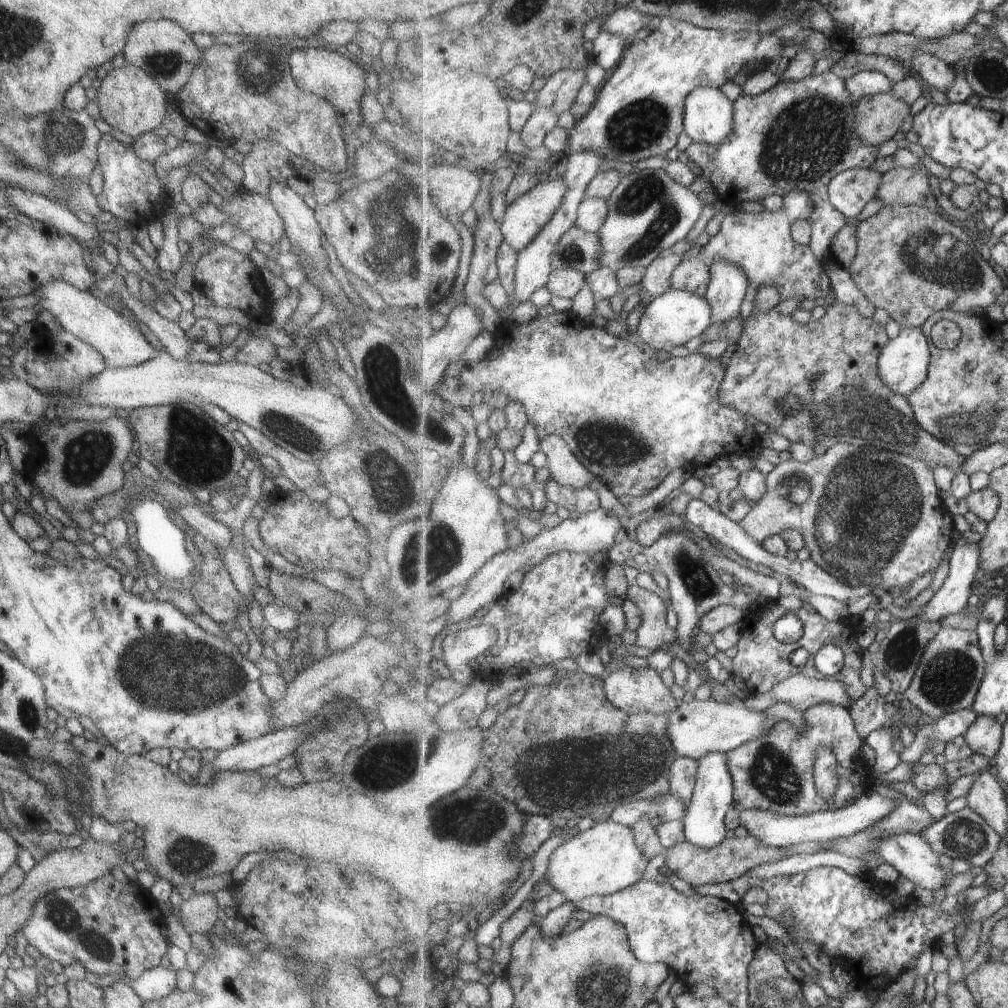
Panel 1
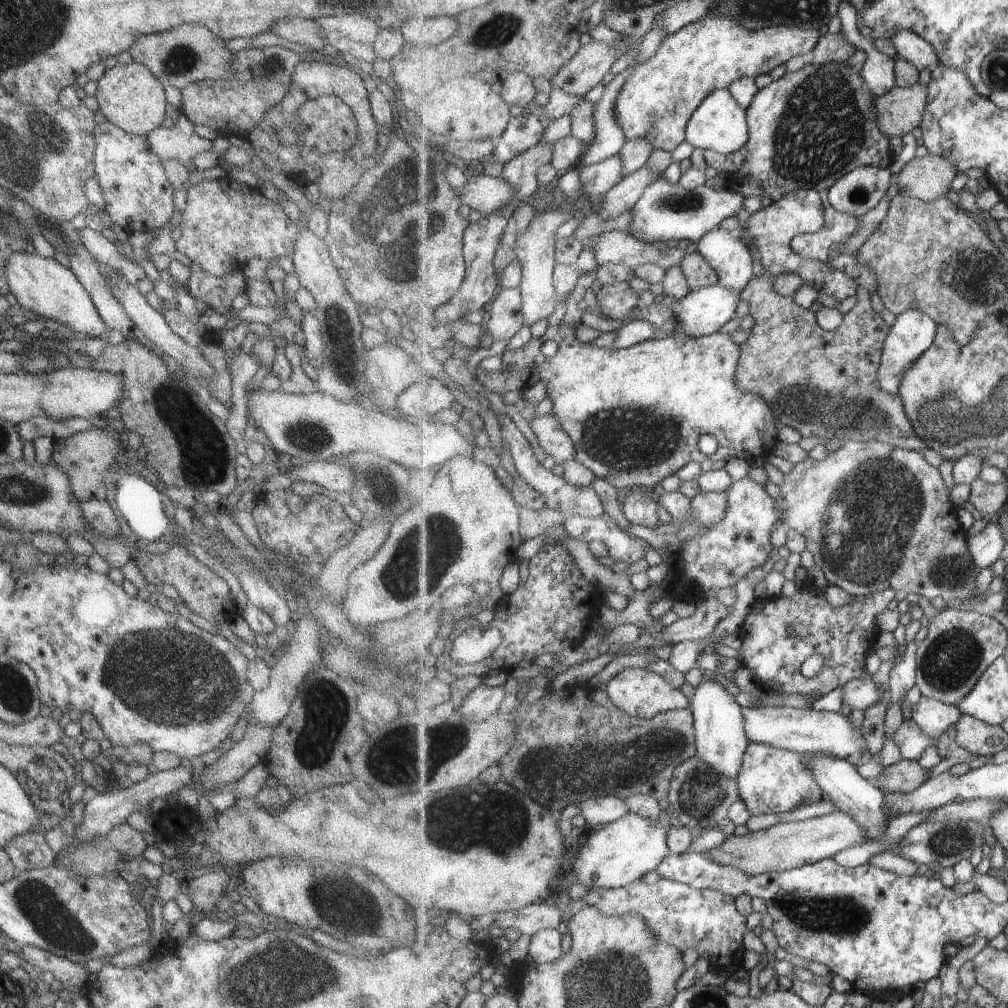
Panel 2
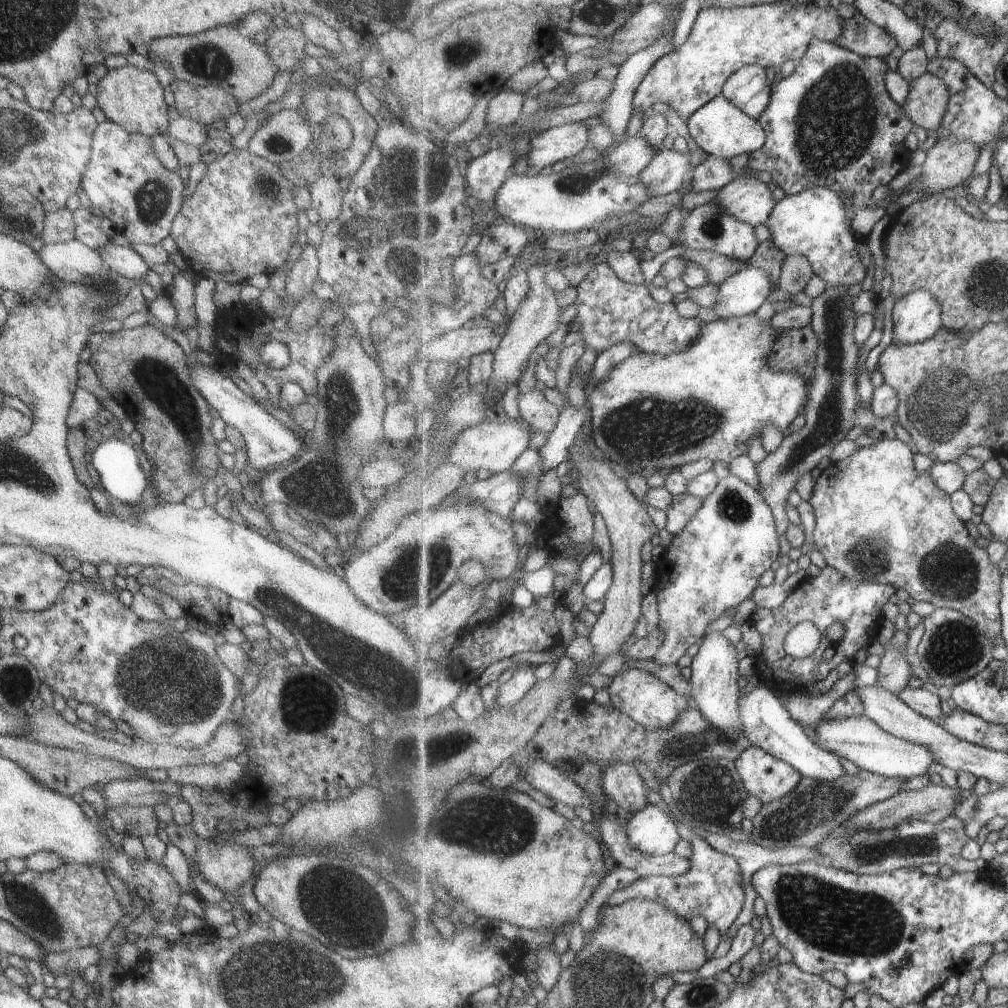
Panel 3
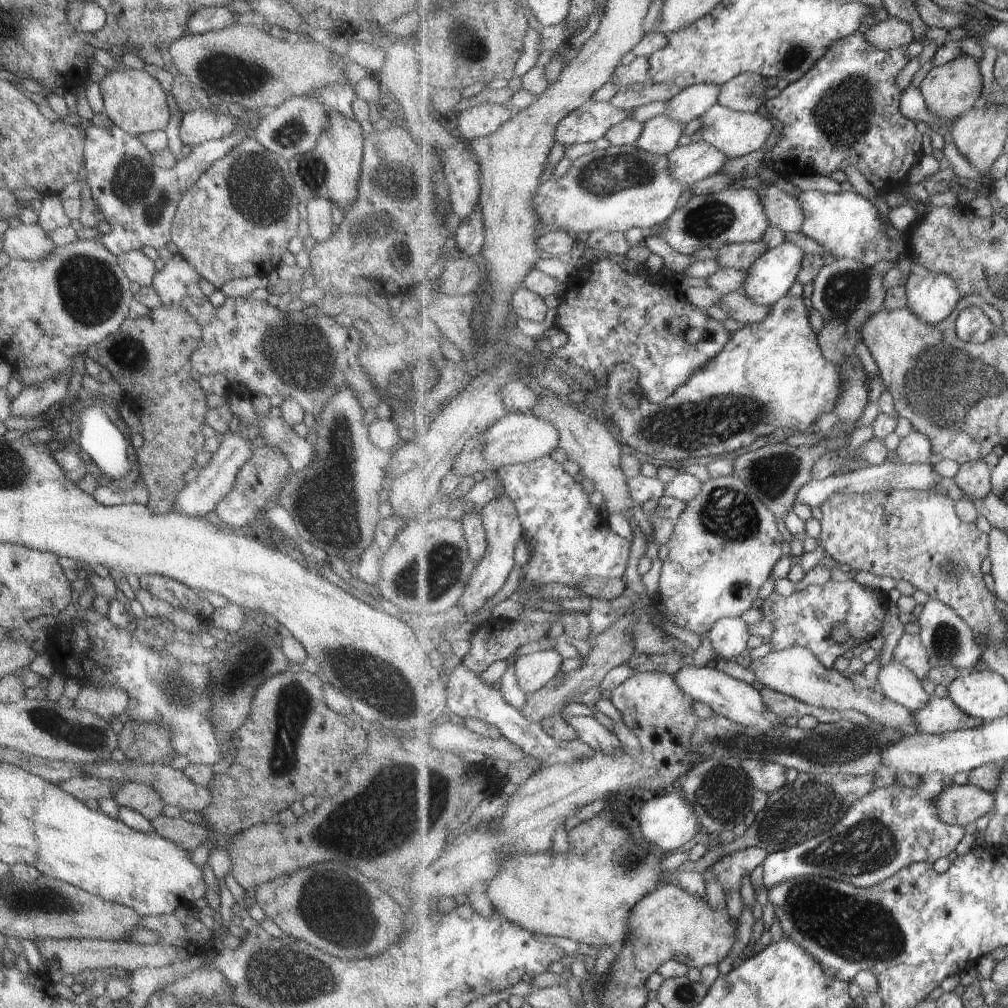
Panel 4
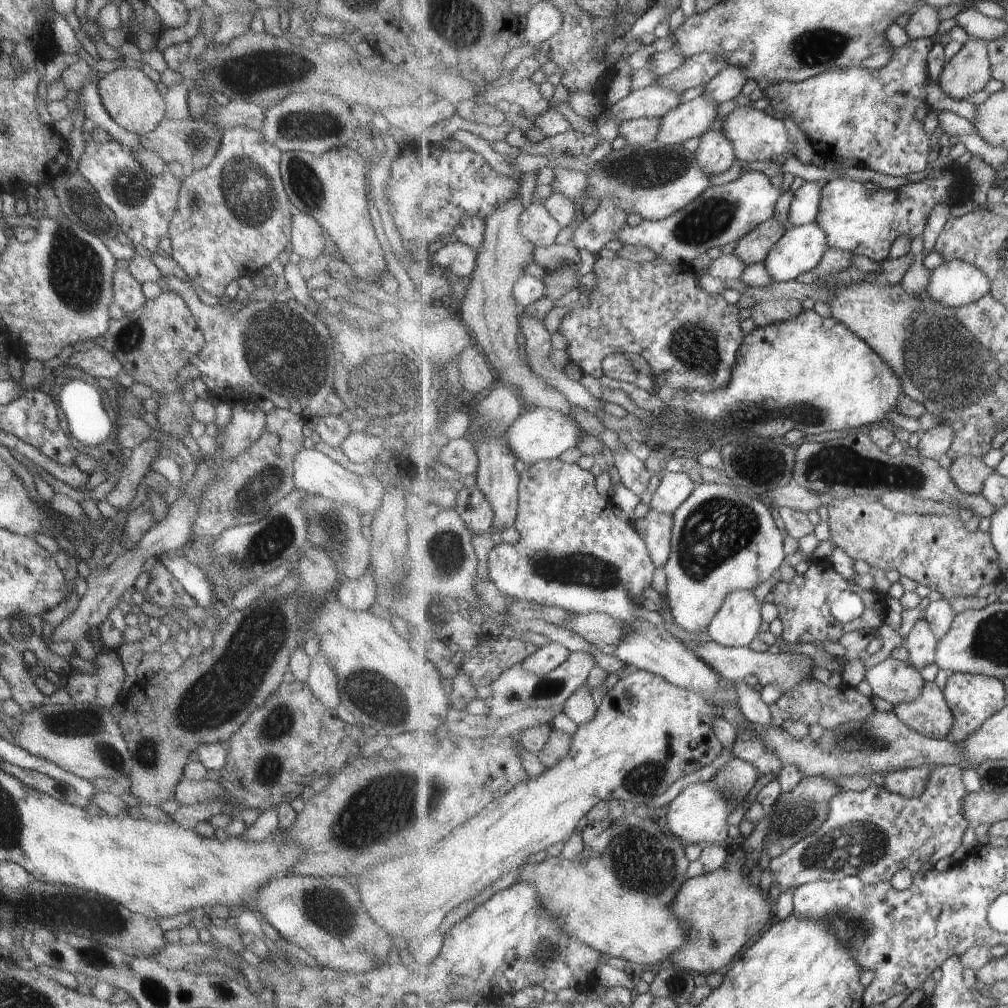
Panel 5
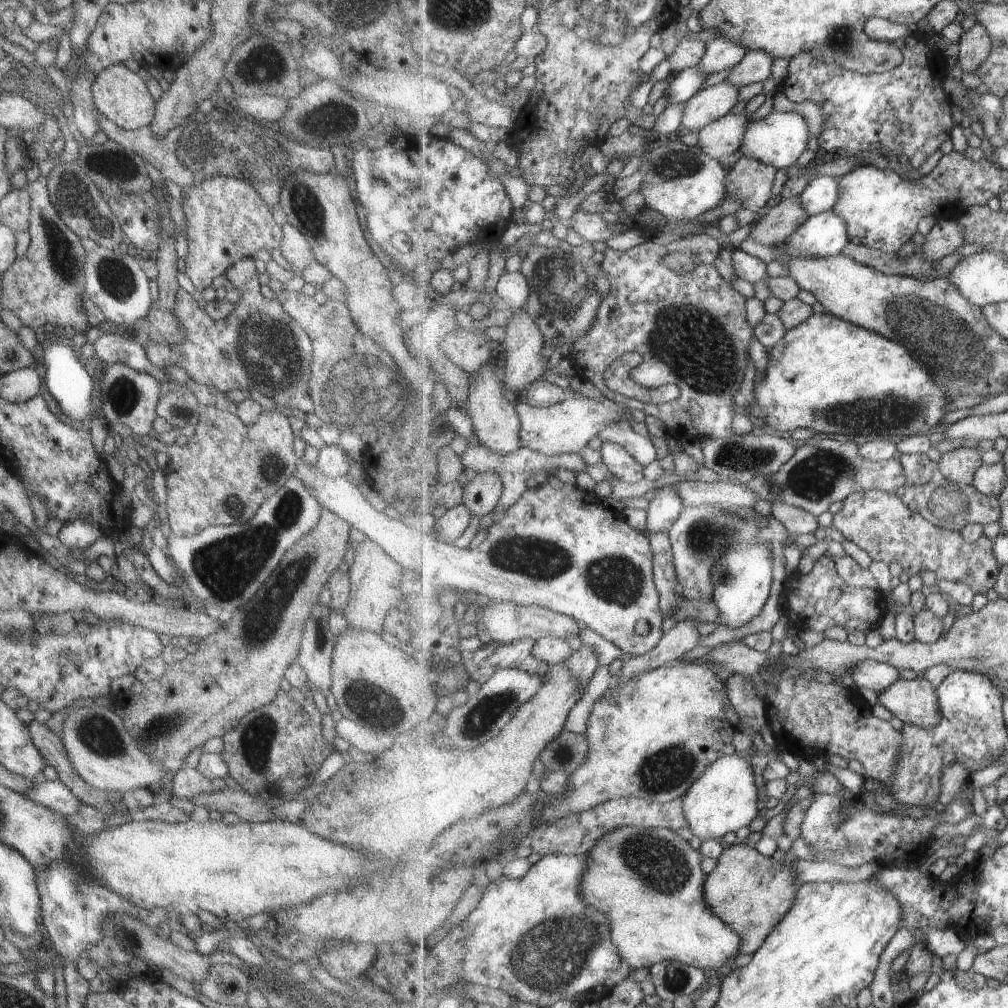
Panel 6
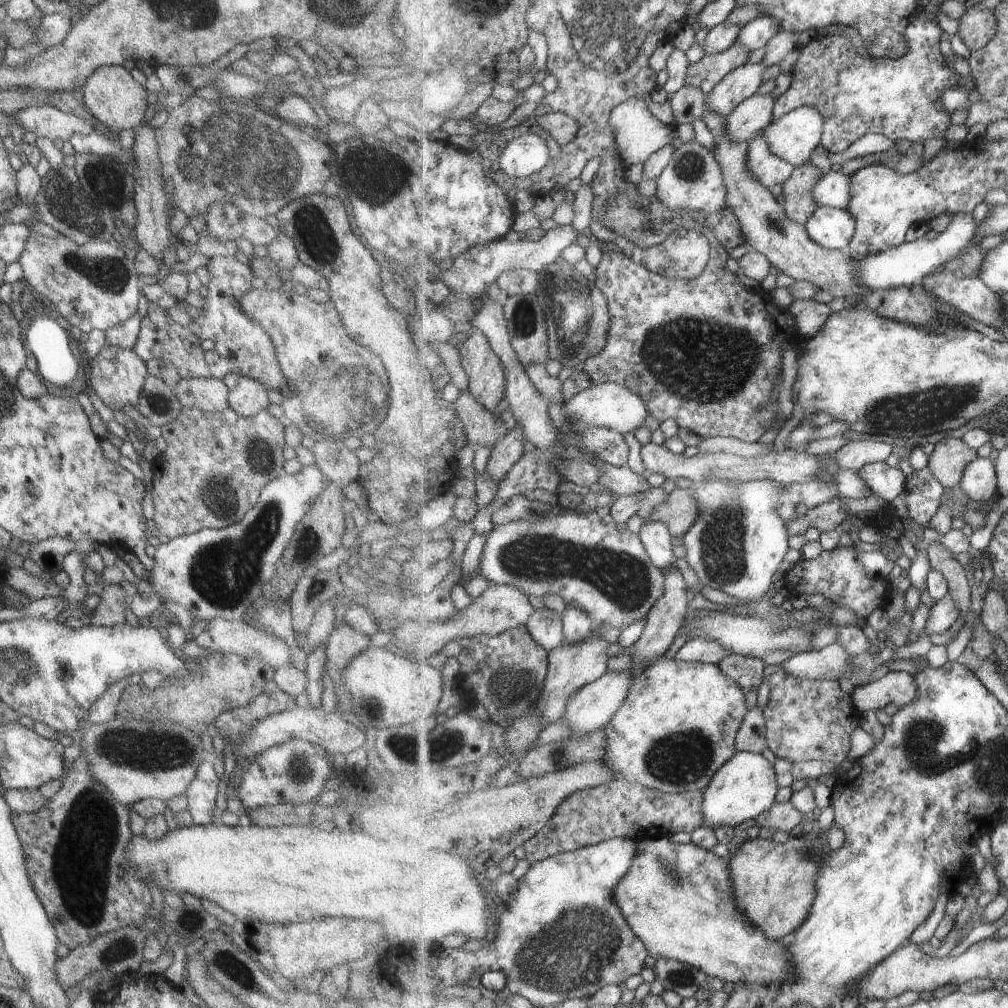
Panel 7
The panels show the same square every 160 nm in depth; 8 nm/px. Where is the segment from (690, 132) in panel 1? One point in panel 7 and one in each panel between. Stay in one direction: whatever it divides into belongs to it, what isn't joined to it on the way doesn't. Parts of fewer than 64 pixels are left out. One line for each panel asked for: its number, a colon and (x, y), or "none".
2: (720, 123)
3: (719, 128)
4: (735, 133)
5: (757, 136)
6: (779, 139)
7: (794, 137)

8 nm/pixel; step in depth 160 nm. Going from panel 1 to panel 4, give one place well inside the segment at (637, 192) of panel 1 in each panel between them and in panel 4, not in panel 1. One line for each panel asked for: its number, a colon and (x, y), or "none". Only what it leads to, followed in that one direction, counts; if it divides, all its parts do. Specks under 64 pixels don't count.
2: (665, 211)
3: (748, 199)
4: (785, 212)

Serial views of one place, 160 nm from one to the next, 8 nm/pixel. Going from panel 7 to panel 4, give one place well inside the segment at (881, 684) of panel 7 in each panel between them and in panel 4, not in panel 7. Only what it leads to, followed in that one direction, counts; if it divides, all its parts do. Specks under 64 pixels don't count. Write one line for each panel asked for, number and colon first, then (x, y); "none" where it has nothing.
4: (941, 715)
5: (931, 715)
6: (916, 702)

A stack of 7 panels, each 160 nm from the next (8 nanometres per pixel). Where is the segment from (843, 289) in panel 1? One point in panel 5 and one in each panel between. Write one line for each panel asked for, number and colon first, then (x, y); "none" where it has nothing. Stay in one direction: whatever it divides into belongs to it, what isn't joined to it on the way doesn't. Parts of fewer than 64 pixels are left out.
2: (808, 129)
3: (832, 123)
4: (845, 111)
5: (857, 114)

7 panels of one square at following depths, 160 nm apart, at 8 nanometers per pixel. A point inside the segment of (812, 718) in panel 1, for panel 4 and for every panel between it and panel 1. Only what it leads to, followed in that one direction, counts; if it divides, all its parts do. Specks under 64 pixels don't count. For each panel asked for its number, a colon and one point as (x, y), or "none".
2: (771, 780)
3: (766, 777)
4: (767, 776)

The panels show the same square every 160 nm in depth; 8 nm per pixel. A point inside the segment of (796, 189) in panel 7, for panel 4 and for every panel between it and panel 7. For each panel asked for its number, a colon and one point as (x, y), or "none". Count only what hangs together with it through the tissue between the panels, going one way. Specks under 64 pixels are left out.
4: (741, 256)
5: (754, 248)
6: (772, 229)

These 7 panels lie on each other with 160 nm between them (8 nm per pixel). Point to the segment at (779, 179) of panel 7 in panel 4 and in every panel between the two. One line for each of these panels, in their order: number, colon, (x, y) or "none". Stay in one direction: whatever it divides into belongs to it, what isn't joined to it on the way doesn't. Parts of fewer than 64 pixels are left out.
4: (711, 221)
5: (724, 214)
6: (750, 182)

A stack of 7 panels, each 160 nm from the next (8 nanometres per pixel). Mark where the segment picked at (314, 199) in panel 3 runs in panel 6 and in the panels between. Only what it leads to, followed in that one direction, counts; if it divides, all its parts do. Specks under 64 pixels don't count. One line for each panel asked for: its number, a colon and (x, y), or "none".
4: (319, 225)
5: (306, 239)
6: (294, 249)

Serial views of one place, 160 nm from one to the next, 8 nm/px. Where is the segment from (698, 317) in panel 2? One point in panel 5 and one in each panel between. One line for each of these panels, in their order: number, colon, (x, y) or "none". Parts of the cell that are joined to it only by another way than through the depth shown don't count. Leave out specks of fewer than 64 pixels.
3: (740, 295)
4: (770, 277)
5: (802, 248)

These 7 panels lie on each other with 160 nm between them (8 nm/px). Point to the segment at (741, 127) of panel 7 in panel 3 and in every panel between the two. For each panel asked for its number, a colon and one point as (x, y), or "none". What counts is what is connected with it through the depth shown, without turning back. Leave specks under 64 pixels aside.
3: (667, 171)
4: (696, 161)
5: (715, 152)
6: (724, 136)

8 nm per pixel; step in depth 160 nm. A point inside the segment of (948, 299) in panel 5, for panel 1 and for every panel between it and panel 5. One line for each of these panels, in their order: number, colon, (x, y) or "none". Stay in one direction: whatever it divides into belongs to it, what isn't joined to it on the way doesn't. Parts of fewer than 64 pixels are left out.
1: (904, 366)
2: (914, 332)
3: (917, 317)
4: (932, 296)

